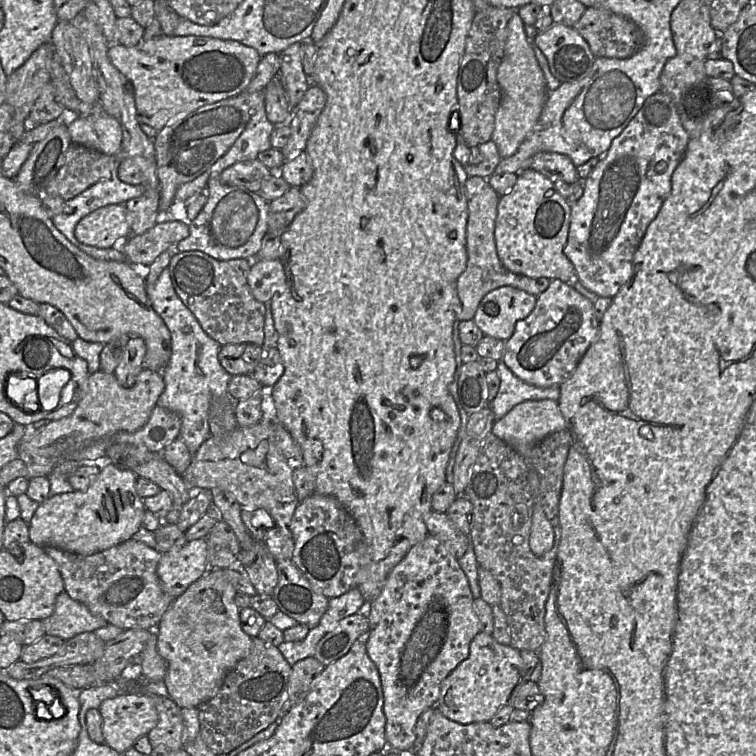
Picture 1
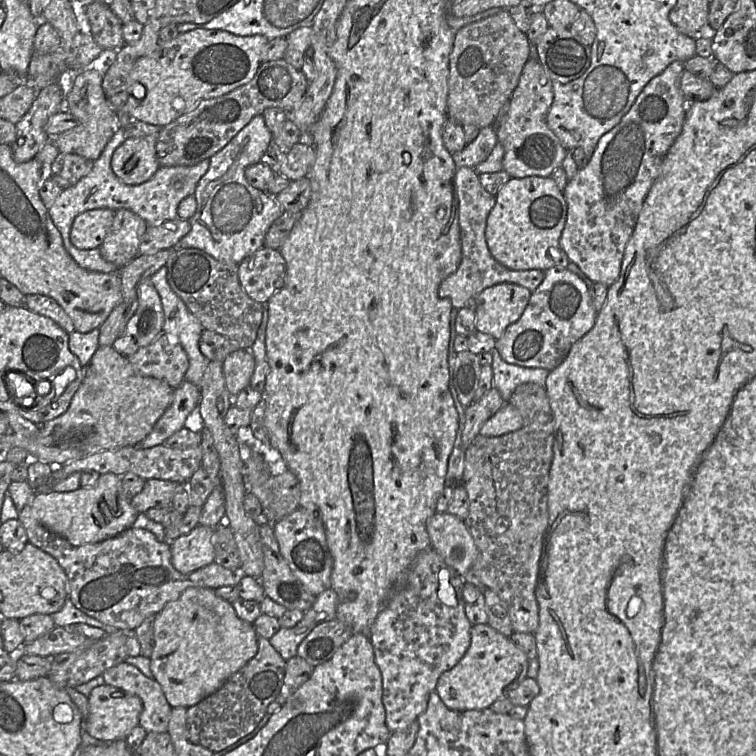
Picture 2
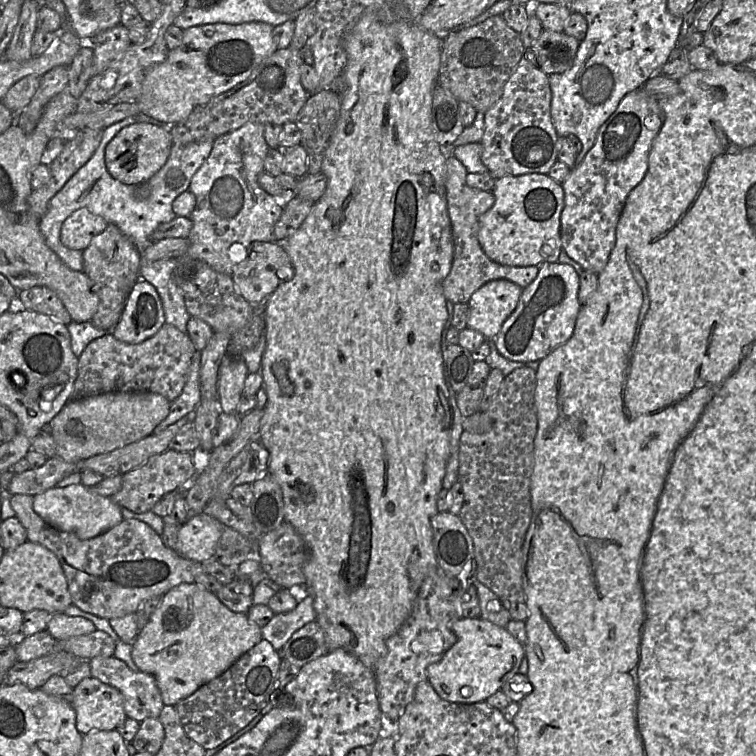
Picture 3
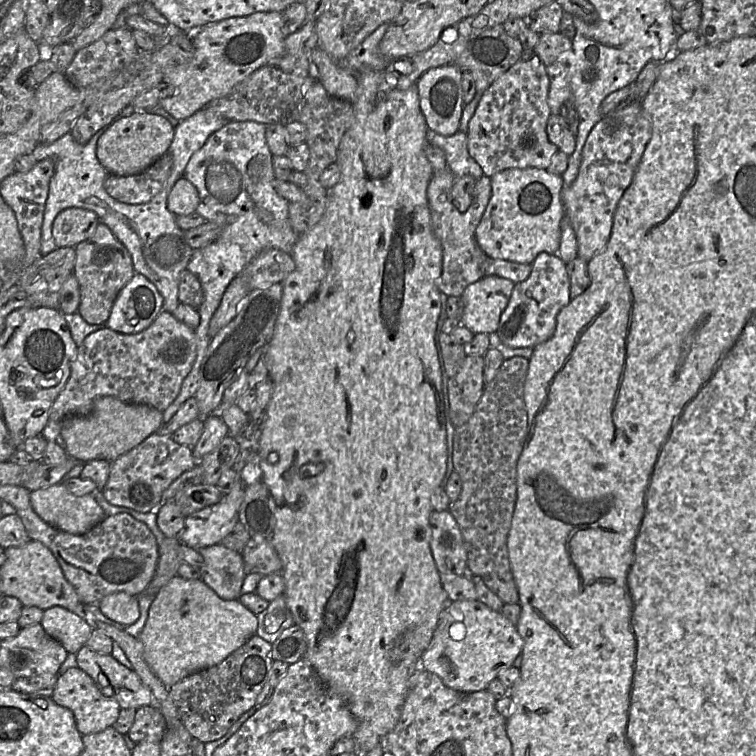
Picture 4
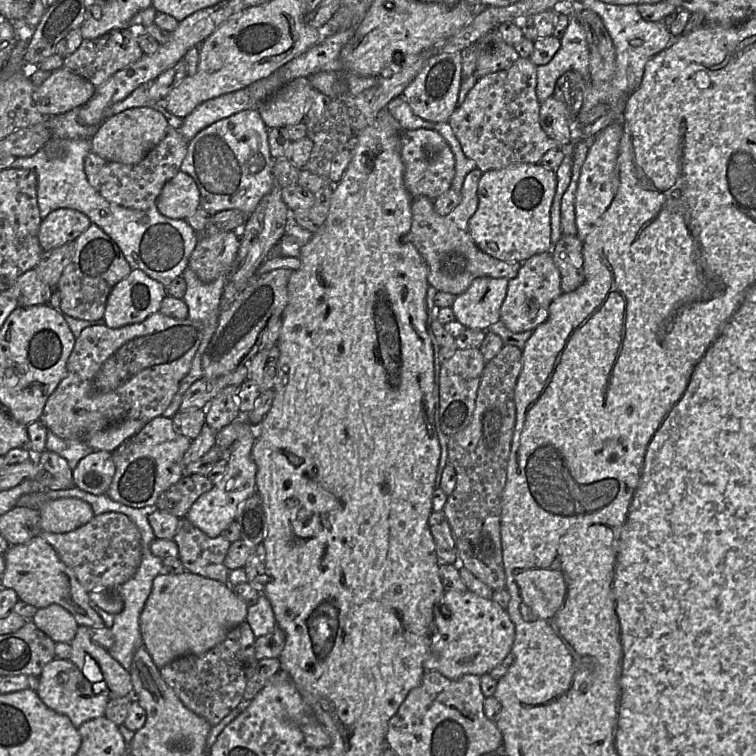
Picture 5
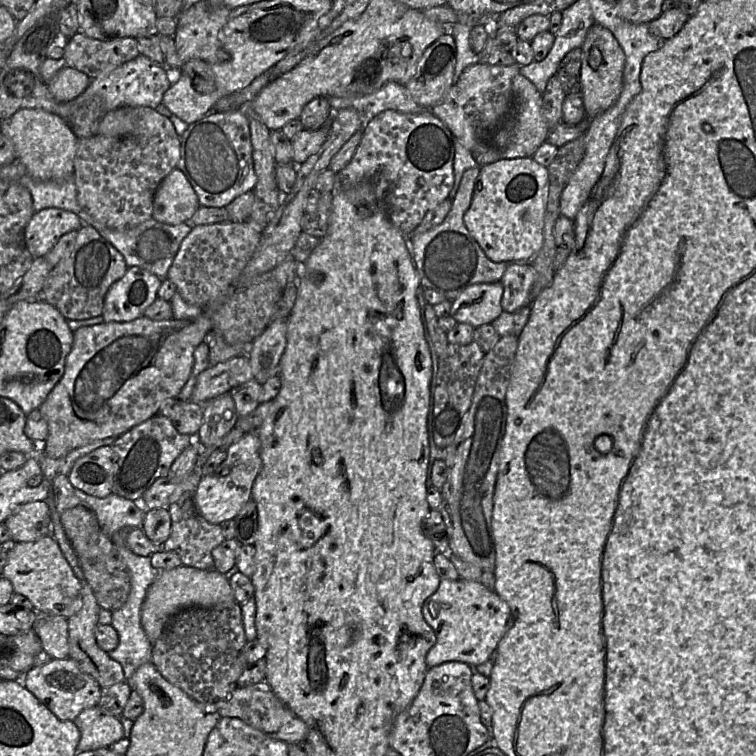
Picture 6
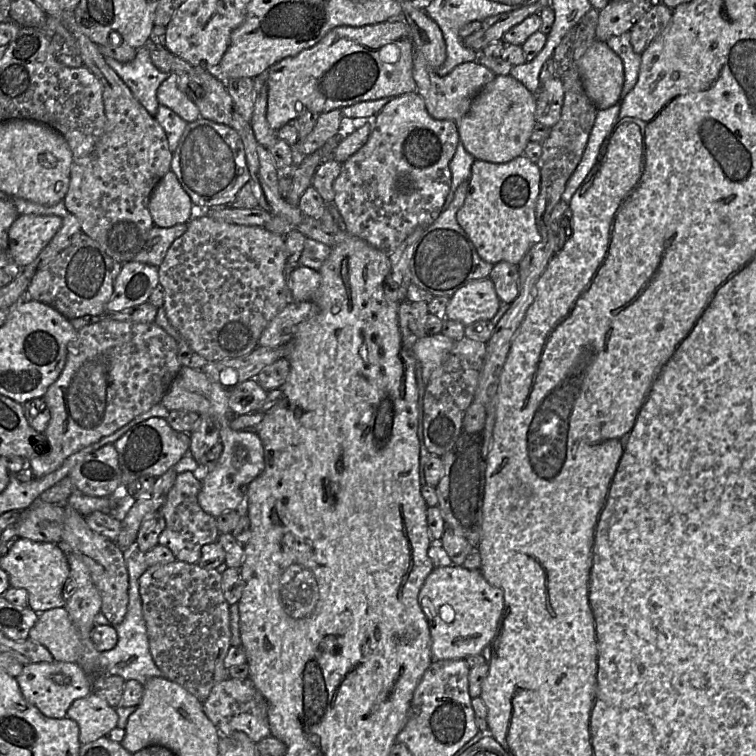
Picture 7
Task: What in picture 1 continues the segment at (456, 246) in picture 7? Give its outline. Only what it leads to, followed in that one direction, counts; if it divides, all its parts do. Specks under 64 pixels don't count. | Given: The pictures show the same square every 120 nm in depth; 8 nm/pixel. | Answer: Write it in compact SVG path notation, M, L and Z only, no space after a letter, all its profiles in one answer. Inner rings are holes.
M470 176L465 181L468 218L466 224L467 263L465 270L456 281L459 298L457 320L471 320L482 298L489 292L502 287L511 286L539 296L549 286L551 280L545 277L530 278L507 270L497 255L494 228L500 196L490 187L487 180L480 176Z

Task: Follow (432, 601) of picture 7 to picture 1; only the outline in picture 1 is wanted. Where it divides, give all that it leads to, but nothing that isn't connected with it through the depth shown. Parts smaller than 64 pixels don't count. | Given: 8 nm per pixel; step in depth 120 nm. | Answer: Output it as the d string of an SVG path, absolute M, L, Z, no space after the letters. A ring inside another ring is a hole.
M480 631L471 641L468 657L442 682L437 708L445 717L461 724L490 722L524 680L525 663L519 651Z

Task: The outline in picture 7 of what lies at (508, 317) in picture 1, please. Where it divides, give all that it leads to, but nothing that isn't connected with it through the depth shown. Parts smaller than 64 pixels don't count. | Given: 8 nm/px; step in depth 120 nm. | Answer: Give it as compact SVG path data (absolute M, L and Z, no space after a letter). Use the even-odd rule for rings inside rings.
M490 278L478 279L456 291L450 297L445 317L469 325L481 320L491 320L501 301Z

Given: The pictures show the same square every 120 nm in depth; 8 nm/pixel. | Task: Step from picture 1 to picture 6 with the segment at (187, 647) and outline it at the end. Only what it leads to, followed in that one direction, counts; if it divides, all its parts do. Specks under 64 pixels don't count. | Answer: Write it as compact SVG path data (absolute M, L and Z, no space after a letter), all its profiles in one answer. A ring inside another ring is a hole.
M181 565L160 571L148 589L141 608L141 625L153 644L178 612L189 608L213 608L232 604L235 600L229 579L215 569L202 570Z

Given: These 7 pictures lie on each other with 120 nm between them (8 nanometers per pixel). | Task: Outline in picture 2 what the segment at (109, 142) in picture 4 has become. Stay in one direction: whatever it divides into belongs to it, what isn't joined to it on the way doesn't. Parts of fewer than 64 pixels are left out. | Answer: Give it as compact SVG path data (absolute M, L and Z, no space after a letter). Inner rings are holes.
M155 135L126 137L113 153L113 173L127 185L138 185L149 180L160 167L155 142Z

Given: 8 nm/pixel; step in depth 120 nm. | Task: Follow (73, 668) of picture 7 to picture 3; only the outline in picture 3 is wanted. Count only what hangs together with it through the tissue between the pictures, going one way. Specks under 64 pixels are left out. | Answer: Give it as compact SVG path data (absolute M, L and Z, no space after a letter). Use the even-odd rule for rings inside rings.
M92 676L73 688L71 705L76 711L76 728L82 735L115 730L128 717L120 691Z

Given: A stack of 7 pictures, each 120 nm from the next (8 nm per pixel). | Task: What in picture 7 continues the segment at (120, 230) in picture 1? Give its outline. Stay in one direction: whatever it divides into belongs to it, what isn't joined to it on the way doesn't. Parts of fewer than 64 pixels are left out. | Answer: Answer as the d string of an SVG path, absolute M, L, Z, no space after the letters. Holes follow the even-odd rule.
M19 215L8 231L8 250L18 266L32 263L59 230L62 217L56 215Z

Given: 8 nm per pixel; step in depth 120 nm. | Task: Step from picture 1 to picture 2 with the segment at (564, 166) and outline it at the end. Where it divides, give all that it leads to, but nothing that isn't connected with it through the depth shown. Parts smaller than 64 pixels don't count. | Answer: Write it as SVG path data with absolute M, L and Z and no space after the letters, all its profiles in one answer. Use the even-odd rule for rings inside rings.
M530 58L522 69L508 103L493 125L497 143L504 149L503 171L511 178L550 177L555 169L562 166L567 150L546 123L546 116L553 102L552 82L538 59Z

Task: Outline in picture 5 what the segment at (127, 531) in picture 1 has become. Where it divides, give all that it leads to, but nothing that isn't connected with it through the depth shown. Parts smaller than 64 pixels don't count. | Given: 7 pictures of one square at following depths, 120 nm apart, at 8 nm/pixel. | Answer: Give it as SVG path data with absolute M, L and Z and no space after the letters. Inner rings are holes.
M78 498L48 501L40 509L41 531L66 533L88 523L95 515L90 504Z

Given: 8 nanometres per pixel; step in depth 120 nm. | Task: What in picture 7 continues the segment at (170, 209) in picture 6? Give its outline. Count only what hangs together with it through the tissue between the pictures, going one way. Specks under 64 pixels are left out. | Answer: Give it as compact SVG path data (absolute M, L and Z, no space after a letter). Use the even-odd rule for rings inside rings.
M171 170L161 178L150 195L149 211L154 225L160 227L188 223L196 209Z

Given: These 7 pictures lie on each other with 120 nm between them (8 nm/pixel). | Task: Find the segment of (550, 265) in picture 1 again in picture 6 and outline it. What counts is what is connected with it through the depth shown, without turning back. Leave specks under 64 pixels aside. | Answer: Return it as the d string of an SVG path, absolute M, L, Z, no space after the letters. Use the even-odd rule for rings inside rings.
M532 157L501 159L480 167L464 224L493 262L528 262L544 241L544 213L548 169Z

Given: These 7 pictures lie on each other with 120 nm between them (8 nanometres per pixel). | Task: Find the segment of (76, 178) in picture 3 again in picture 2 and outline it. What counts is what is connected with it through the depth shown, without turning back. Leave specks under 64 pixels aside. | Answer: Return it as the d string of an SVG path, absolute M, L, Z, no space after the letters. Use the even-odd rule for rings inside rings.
M118 129L99 158L93 162L90 173L81 178L75 185L63 189L48 208L48 214L61 234L66 251L81 268L89 271L113 273L118 272L119 268L104 260L98 248L81 250L71 243L69 234L76 216L88 210L106 208L114 212L119 209L130 210L140 216L147 223L148 227L174 220L178 218L177 208L179 203L184 198L194 195L197 183L209 167L209 159L205 159L194 166L161 166L146 182L138 185L127 185L111 169L113 153L124 142L126 137L127 132L123 129Z

